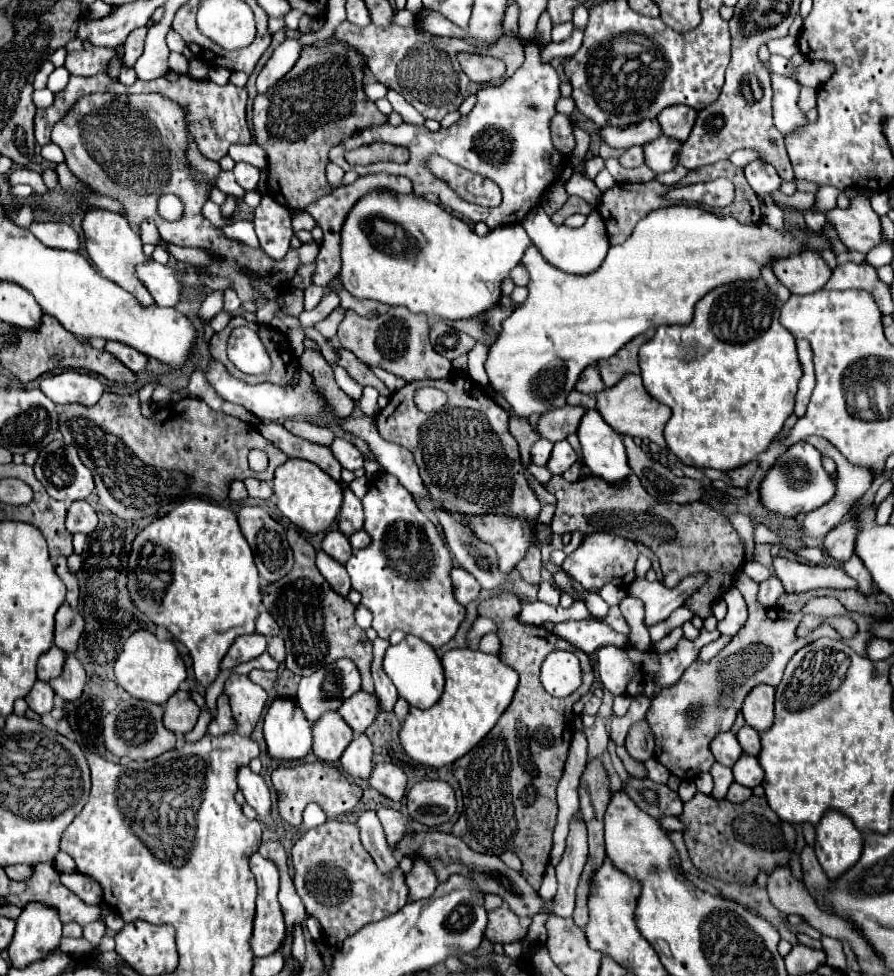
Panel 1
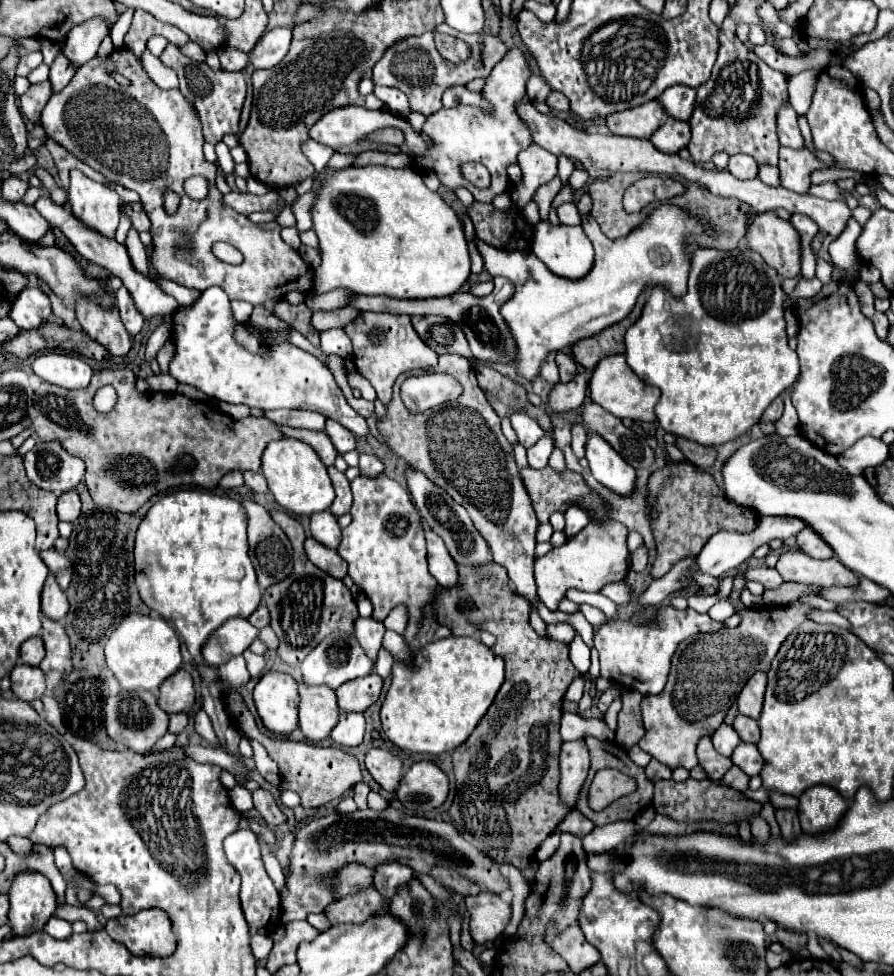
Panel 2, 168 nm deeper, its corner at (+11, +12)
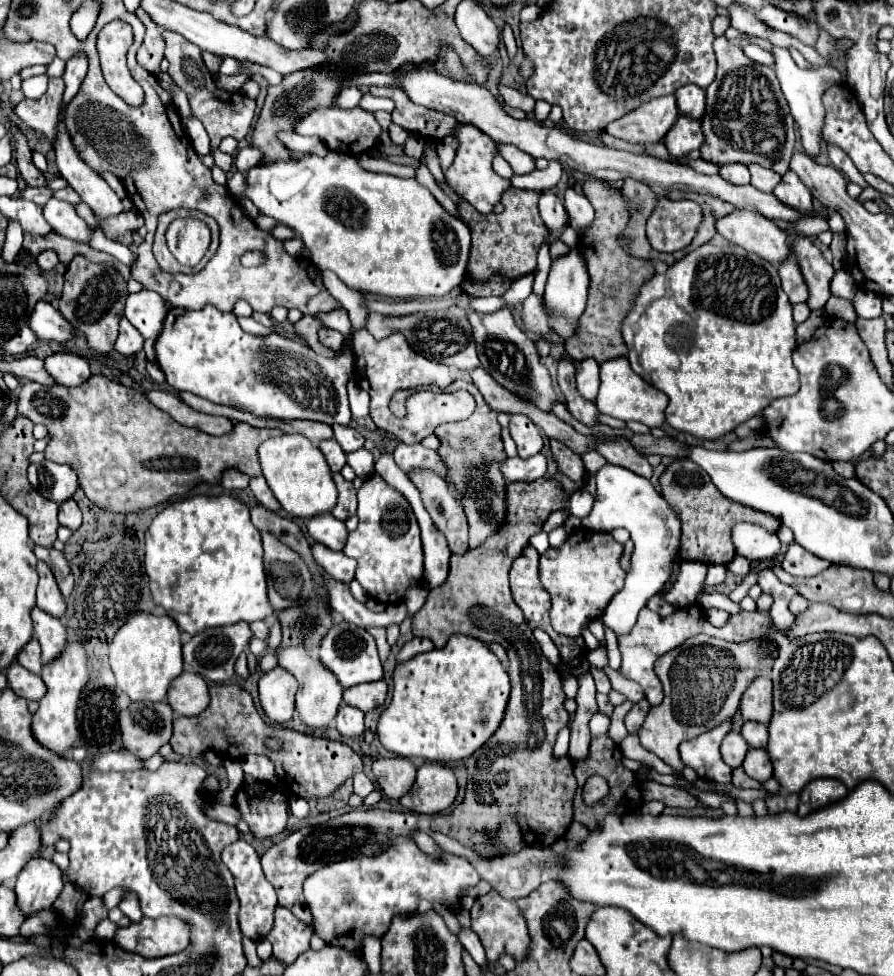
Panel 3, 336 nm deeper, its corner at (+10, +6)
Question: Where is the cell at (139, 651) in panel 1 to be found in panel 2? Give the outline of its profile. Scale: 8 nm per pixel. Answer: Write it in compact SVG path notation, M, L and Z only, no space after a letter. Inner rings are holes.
M128 614L122 624L112 632L110 640L106 642L106 664L118 678L120 686L128 692L134 690L158 690L158 686L172 676L180 664L180 642L170 624L162 618L150 618L142 614Z

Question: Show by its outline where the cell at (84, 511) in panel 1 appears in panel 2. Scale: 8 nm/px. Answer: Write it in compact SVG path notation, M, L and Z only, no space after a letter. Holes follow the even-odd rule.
M70 490L70 492L60 494L56 510L58 510L58 518L60 520L74 522L80 516L80 498L78 498L76 490Z

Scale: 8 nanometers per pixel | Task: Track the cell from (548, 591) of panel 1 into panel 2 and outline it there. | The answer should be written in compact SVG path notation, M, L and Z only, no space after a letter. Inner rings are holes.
M616 520L608 522L590 522L566 544L552 548L546 556L536 558L534 577L538 586L538 598L550 610L558 610L558 602L564 596L564 590L578 588L586 592L598 592L604 584L620 582L628 574L628 548L626 548L628 528Z

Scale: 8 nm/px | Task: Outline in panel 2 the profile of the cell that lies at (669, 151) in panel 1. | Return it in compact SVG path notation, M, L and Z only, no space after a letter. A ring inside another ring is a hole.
M668 118L666 124L662 124L652 136L650 136L650 142L666 152L666 154L674 154L678 152L680 148L684 148L690 140L690 126L688 122L678 122L678 120L672 120Z

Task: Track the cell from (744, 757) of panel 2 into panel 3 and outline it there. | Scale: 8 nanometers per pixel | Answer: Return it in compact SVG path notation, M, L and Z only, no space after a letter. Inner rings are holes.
M765 748L749 750L745 756L745 762L743 762L743 768L751 778L755 778L759 782L765 782L773 776L773 766L771 766L771 760L769 760L769 754Z

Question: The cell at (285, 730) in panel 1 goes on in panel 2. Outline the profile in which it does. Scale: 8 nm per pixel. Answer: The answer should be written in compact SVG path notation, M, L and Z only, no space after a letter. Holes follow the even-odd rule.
M266 672L254 688L254 704L266 730L284 736L298 726L298 682L280 672Z

